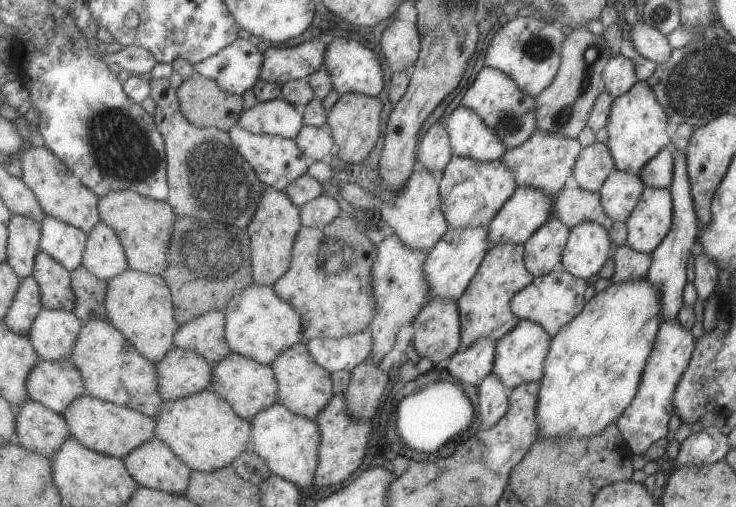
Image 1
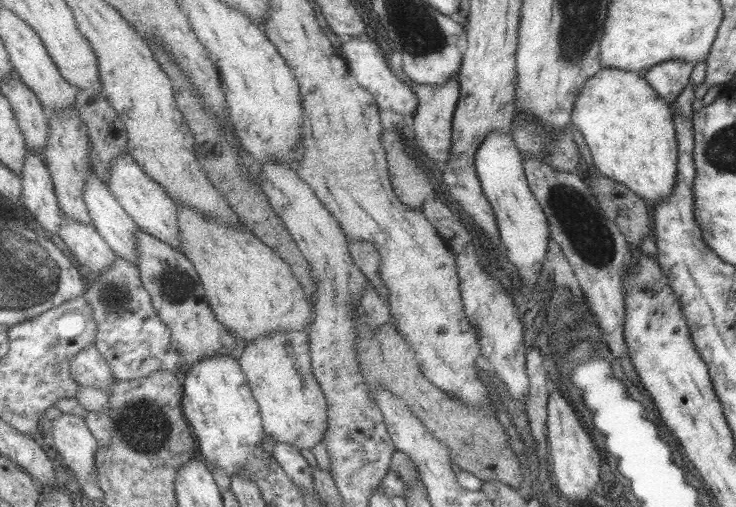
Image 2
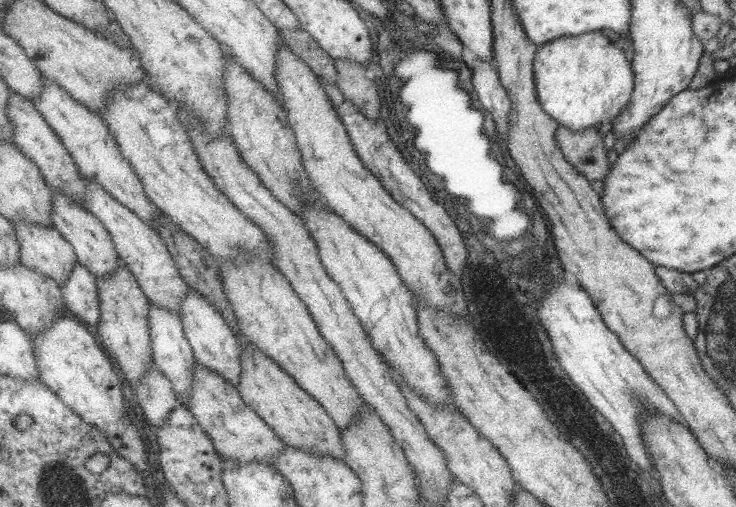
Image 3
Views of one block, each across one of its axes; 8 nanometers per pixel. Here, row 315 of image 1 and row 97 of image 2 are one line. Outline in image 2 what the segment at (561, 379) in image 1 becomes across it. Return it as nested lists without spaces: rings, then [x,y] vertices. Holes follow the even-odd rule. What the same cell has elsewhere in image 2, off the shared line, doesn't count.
[[[605,67],[600,72],[595,72],[593,76],[589,76],[583,82],[579,94],[575,96],[569,119],[588,146],[594,165],[593,170],[623,184],[646,201],[649,207],[657,204],[659,200],[665,200],[671,194],[676,182],[677,139],[675,139],[670,103],[661,98],[645,78],[638,76],[637,72]]]

